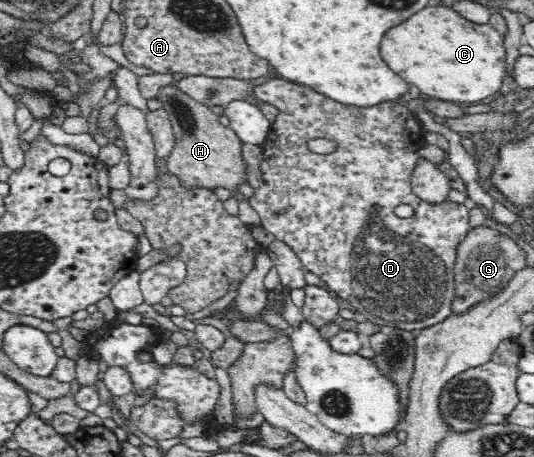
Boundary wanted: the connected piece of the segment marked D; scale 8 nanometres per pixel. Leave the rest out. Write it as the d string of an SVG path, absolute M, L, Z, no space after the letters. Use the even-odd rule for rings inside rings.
M271 79L264 84L254 86L254 93L258 100L263 100L267 104L273 105L279 112L277 120L271 124L272 129L268 132L268 137L263 142L263 160L259 164L260 168L260 184L255 189L252 196L247 198L249 204L255 209L255 212L261 218L260 225L264 227L264 231L275 237L281 242L287 243L289 247L298 255L306 270L311 270L313 274L317 274L320 280L327 283L328 289L337 297L341 297L350 302L367 320L375 322L375 324L383 324L378 326L379 331L383 332L385 328L400 328L401 330L413 330L419 332L421 329L436 323L443 322L451 312L451 302L455 294L454 273L450 270L454 266L456 260L455 248L459 246L459 242L465 240L465 236L471 229L469 226L469 210L463 203L456 203L449 198L445 198L443 202L431 204L425 202L417 196L411 188L411 170L419 158L419 150L425 144L423 141L424 129L422 123L414 114L405 106L395 104L395 102L385 101L373 106L355 106L354 104L341 104L312 88L285 79ZM312 138L326 138L327 140L335 140L338 142L337 150L328 154L318 154L312 152L307 147L307 142ZM399 204L409 204L414 208L413 218L402 219L395 215L395 208Z

